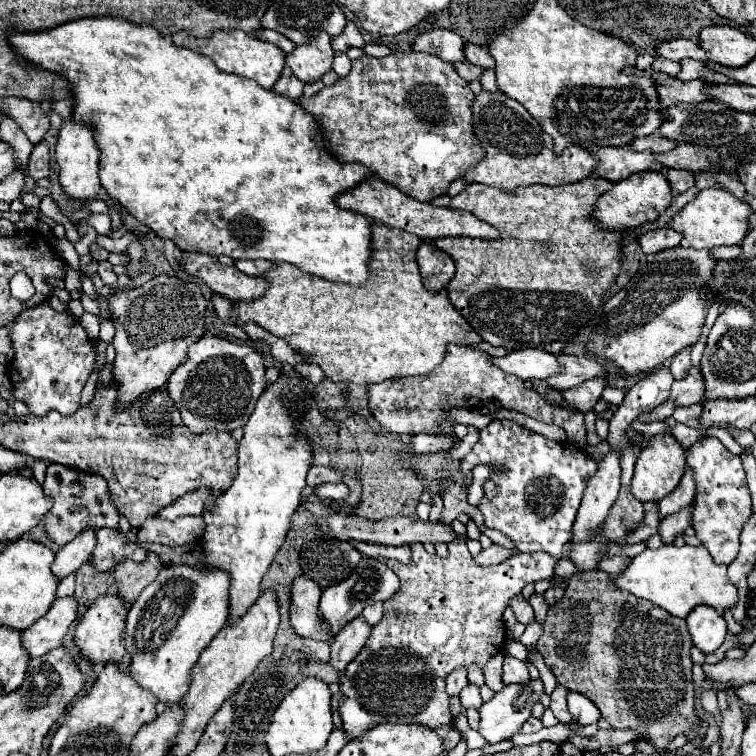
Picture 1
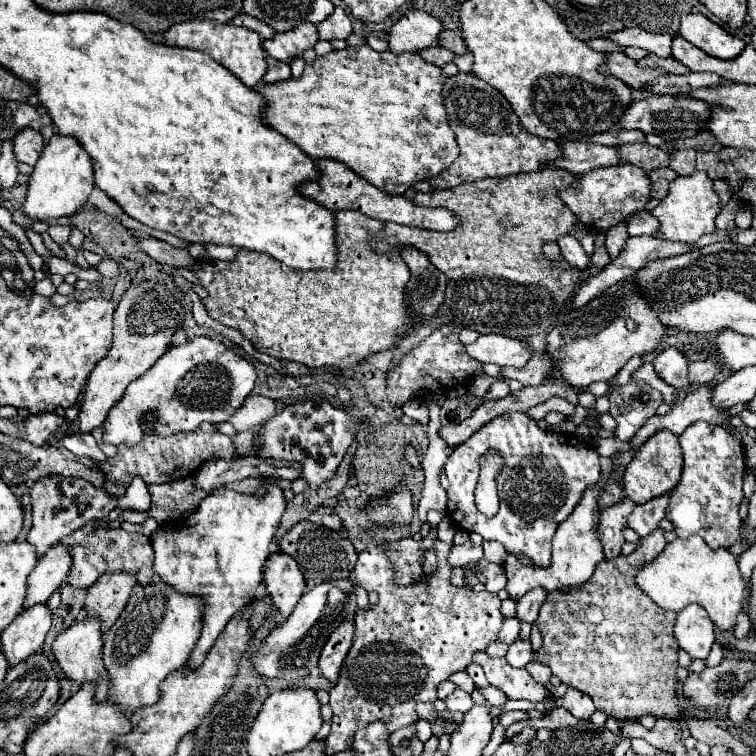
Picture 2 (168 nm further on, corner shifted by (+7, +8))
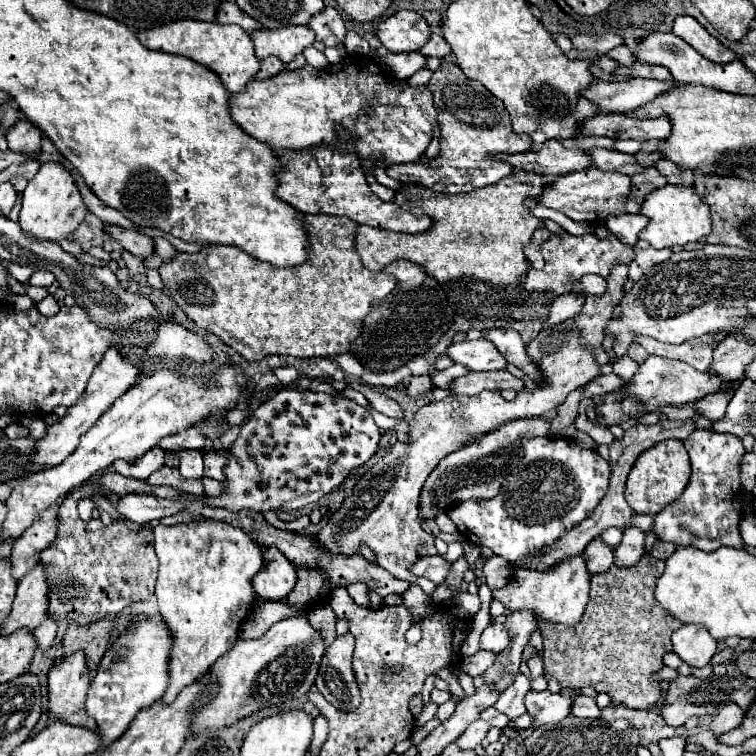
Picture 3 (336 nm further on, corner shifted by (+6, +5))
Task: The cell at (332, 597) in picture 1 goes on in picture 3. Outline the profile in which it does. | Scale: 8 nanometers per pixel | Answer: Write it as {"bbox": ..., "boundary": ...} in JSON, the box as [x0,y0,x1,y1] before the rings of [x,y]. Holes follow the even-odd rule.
{"bbox":[192,615,324,733],"boundary":[[[294,615],[274,623],[260,639],[238,639],[234,647],[212,665],[212,679],[220,683],[220,689],[214,699],[196,711],[192,733],[226,727],[262,707],[280,705],[308,693],[318,675],[324,651],[324,637],[310,625],[306,615]]]}

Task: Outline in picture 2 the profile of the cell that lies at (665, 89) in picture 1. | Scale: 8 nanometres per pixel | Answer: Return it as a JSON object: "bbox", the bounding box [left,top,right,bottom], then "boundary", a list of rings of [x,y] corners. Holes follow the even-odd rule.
{"bbox":[605,52,665,88],"boundary":[[[609,52],[605,62],[605,74],[611,74],[619,80],[623,80],[631,88],[645,88],[649,80],[663,76],[665,72],[659,68],[641,68],[637,62],[627,58],[623,52]]]}

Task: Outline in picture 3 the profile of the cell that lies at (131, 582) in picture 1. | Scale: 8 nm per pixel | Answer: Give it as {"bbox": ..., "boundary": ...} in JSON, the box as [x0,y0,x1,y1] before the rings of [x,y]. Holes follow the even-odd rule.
{"bbox":[64,617,118,671],"boundary":[[[108,617],[108,619],[100,619],[98,623],[88,623],[86,627],[78,625],[78,623],[70,623],[66,633],[64,633],[64,655],[72,655],[78,649],[86,651],[86,663],[90,667],[90,671],[96,671],[110,635],[114,631],[114,627],[118,627],[118,617]]]}

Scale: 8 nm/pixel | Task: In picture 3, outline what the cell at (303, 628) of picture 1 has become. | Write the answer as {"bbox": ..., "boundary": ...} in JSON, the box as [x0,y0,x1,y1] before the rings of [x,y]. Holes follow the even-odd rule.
{"bbox":[252,547,298,601],"boundary":[[[274,547],[264,549],[264,565],[256,573],[252,585],[258,597],[270,601],[282,601],[294,589],[298,581],[296,567]]]}

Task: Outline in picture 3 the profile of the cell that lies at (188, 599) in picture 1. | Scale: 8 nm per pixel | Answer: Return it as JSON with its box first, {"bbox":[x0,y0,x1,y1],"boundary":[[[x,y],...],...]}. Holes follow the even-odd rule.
{"bbox":[86,615,172,747],"boundary":[[[162,615],[140,619],[134,623],[132,631],[124,631],[118,639],[110,641],[86,699],[88,715],[98,721],[102,747],[108,747],[112,741],[116,741],[130,727],[140,709],[150,707],[164,695],[170,681],[170,647],[172,635]]]}

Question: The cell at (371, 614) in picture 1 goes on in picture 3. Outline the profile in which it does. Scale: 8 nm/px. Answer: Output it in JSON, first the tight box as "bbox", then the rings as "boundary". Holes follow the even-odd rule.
{"bbox":[346,583,368,607],"boundary":[[[356,583],[356,585],[348,585],[346,587],[348,589],[348,593],[350,593],[350,597],[356,601],[356,605],[360,605],[360,607],[368,607],[368,587],[364,585],[364,583]]]}

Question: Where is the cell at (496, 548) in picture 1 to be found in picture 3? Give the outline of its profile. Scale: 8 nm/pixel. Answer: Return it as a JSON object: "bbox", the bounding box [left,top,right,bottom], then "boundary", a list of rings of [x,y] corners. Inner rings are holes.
{"bbox":[412,555,450,585],"boundary":[[[434,555],[434,557],[422,557],[418,559],[418,563],[412,565],[412,573],[414,575],[422,575],[428,577],[430,581],[434,581],[436,585],[440,585],[444,581],[444,577],[450,571],[450,561],[446,561],[442,555]]]}

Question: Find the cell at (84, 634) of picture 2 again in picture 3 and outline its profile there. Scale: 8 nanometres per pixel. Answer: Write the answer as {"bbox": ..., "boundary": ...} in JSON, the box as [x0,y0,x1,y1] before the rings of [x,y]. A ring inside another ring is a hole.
{"bbox":[48,651,96,727],"boundary":[[[76,651],[74,655],[62,657],[58,663],[52,663],[48,671],[50,717],[74,725],[96,727],[96,719],[86,715],[90,679],[90,669],[86,667],[86,655],[82,655],[82,651]]]}

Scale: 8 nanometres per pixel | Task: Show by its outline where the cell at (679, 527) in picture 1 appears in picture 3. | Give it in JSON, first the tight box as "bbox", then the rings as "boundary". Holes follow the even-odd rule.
{"bbox":[542,555,682,711],"boundary":[[[642,555],[636,567],[612,565],[606,573],[592,577],[590,601],[574,627],[564,623],[542,623],[544,669],[560,681],[562,687],[594,687],[606,693],[612,703],[628,709],[652,711],[664,699],[664,681],[654,679],[664,663],[662,657],[672,651],[670,635],[682,627],[682,621],[668,615],[654,599],[654,587],[664,571],[664,561]]]}

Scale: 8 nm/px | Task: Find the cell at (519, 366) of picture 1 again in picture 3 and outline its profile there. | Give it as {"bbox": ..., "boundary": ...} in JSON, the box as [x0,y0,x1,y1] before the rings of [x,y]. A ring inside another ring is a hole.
{"bbox":[446,339,508,371],"boundary":[[[488,339],[452,343],[446,353],[452,357],[454,363],[466,365],[470,371],[506,369],[506,365],[508,365],[504,355]]]}

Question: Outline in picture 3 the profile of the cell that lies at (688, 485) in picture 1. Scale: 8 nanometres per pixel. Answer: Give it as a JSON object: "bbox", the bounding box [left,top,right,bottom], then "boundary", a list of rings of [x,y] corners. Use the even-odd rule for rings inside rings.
{"bbox":[614,527,646,567],"boundary":[[[626,527],[620,547],[614,549],[614,563],[618,567],[632,567],[644,555],[644,537],[646,533],[640,527]]]}

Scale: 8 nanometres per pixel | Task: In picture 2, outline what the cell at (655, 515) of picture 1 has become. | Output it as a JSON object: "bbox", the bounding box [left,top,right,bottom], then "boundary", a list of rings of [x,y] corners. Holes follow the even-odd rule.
{"bbox":[597,498,635,560],"boundary":[[[625,498],[621,504],[615,504],[601,512],[597,536],[603,544],[605,560],[611,560],[621,554],[621,546],[625,542],[623,528],[627,528],[627,516],[633,508],[635,508],[635,504],[629,498]]]}

